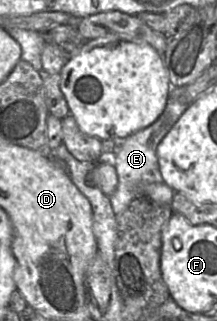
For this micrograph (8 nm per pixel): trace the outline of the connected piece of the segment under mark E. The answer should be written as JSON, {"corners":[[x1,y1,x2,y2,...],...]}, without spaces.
{"corners":[[187,86,173,87,169,93,165,110,155,122,122,140,115,141,111,162,118,174,118,186,109,198,116,215,123,212,131,201,140,196,141,186,150,183,164,183,159,168,157,148,189,106]]}

